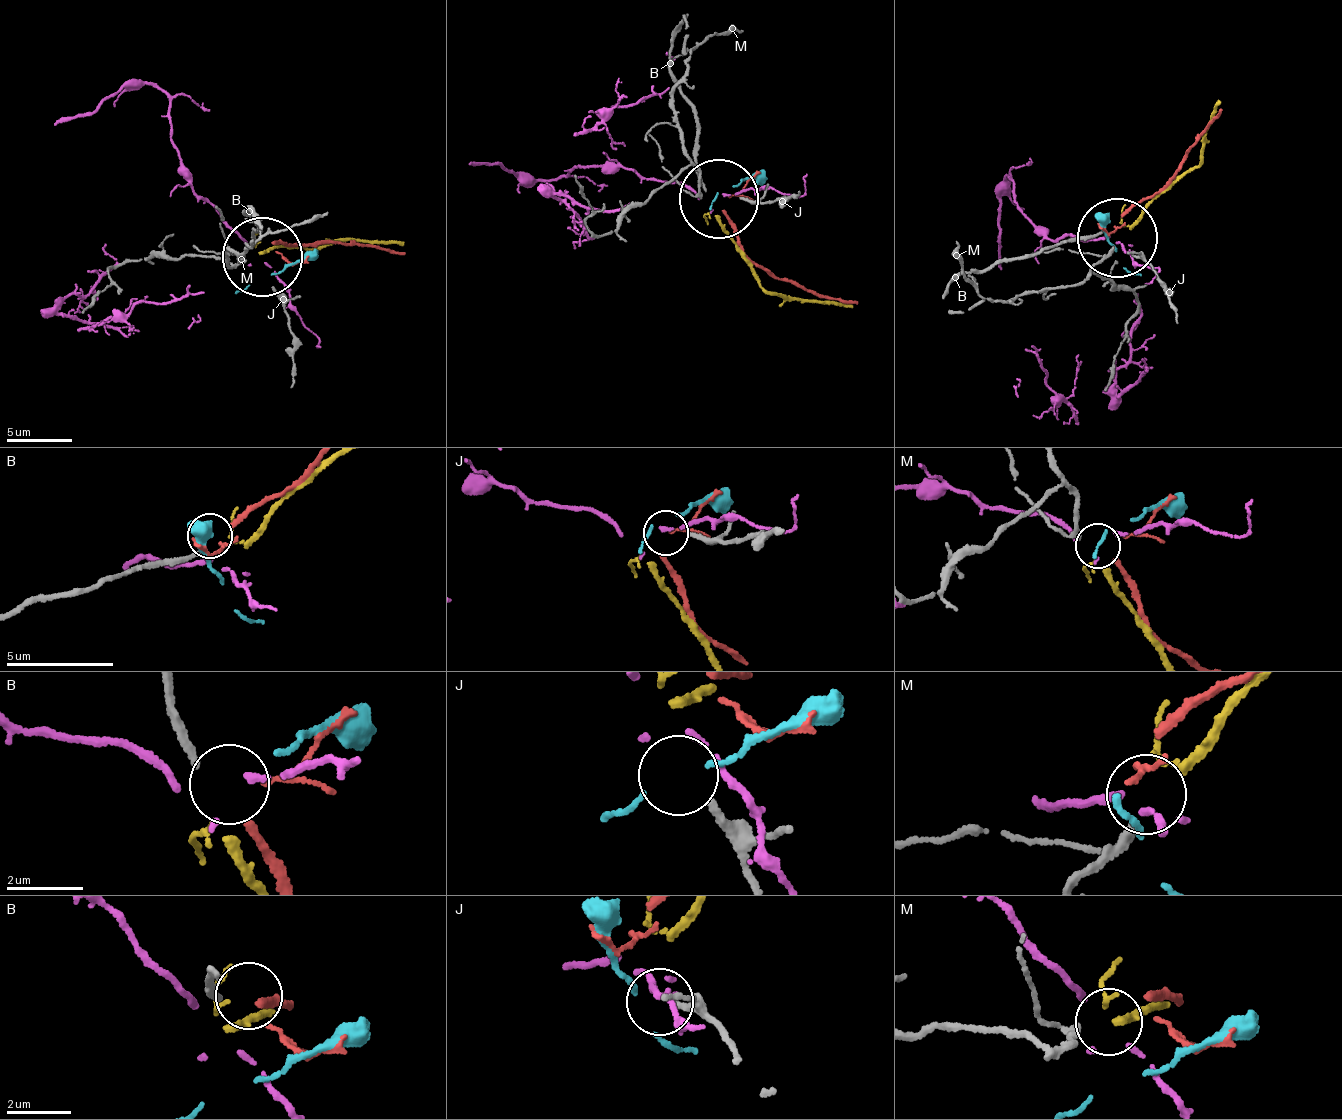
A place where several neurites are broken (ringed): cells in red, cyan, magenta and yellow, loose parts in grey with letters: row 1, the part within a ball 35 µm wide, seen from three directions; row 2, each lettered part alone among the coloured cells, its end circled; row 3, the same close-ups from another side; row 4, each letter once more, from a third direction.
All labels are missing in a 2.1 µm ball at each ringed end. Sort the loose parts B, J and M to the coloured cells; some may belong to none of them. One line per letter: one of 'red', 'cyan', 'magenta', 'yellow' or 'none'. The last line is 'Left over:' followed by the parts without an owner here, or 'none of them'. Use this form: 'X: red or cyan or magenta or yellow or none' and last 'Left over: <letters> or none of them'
B: red
J: none
M: yellow
Left over: J

